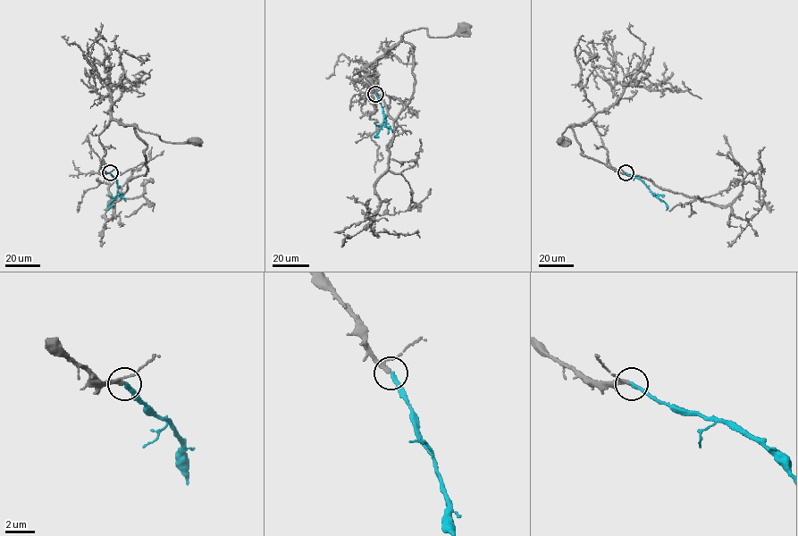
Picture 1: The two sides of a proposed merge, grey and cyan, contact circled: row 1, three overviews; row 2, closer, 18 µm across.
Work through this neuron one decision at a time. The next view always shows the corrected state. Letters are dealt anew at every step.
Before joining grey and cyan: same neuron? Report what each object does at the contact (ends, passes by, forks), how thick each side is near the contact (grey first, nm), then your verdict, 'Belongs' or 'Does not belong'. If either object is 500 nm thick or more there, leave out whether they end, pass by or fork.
At the ring grey passes by. At the ring cyan ends. Thickness 190 nm (grey) against 260 nm. Belongs

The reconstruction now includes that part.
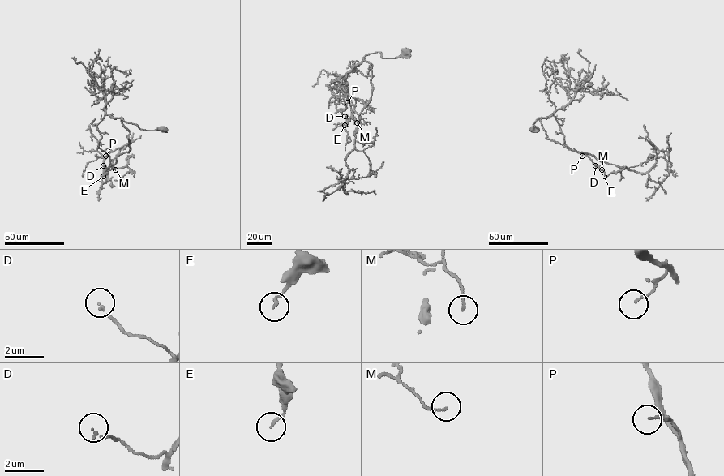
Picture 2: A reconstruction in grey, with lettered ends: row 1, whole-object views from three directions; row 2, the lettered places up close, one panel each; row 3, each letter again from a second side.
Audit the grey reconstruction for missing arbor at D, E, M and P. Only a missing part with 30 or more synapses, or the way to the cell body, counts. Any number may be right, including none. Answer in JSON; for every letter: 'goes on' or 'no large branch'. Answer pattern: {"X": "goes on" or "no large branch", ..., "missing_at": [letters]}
{"D": "no large branch", "E": "no large branch", "M": "no large branch", "P": "no large branch", "missing_at": []}

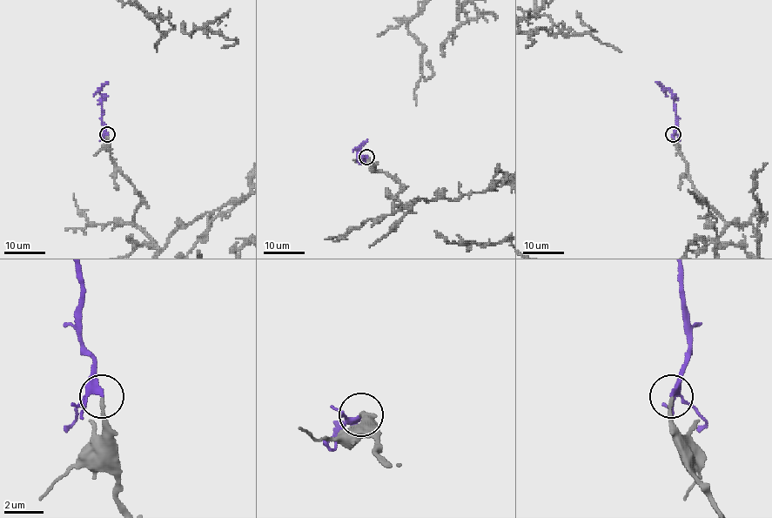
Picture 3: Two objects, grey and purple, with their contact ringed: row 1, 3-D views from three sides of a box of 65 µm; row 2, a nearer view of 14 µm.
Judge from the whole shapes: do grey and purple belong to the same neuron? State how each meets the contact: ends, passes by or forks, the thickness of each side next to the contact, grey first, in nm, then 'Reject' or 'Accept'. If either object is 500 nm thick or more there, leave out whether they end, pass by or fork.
At the ring grey ends. At the ring purple forks. Thickness 170 nm (grey) against 180 nm. Reject

